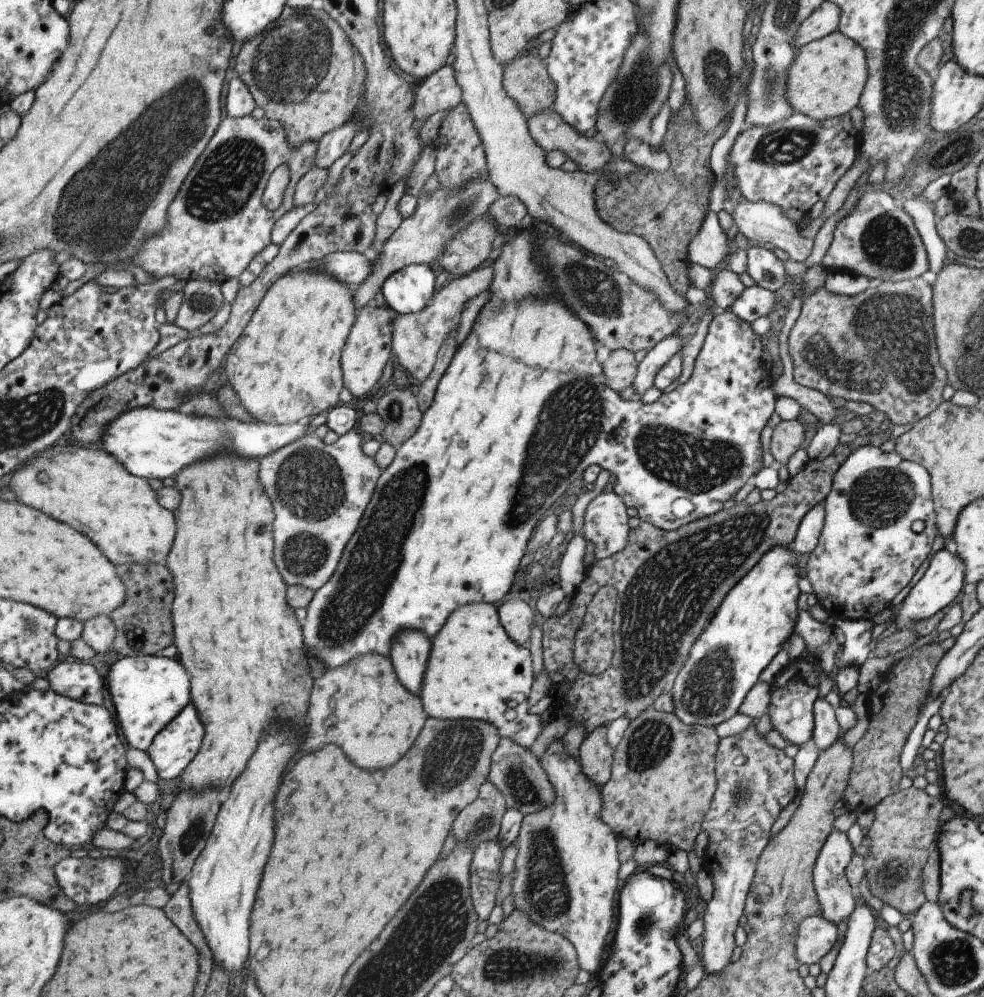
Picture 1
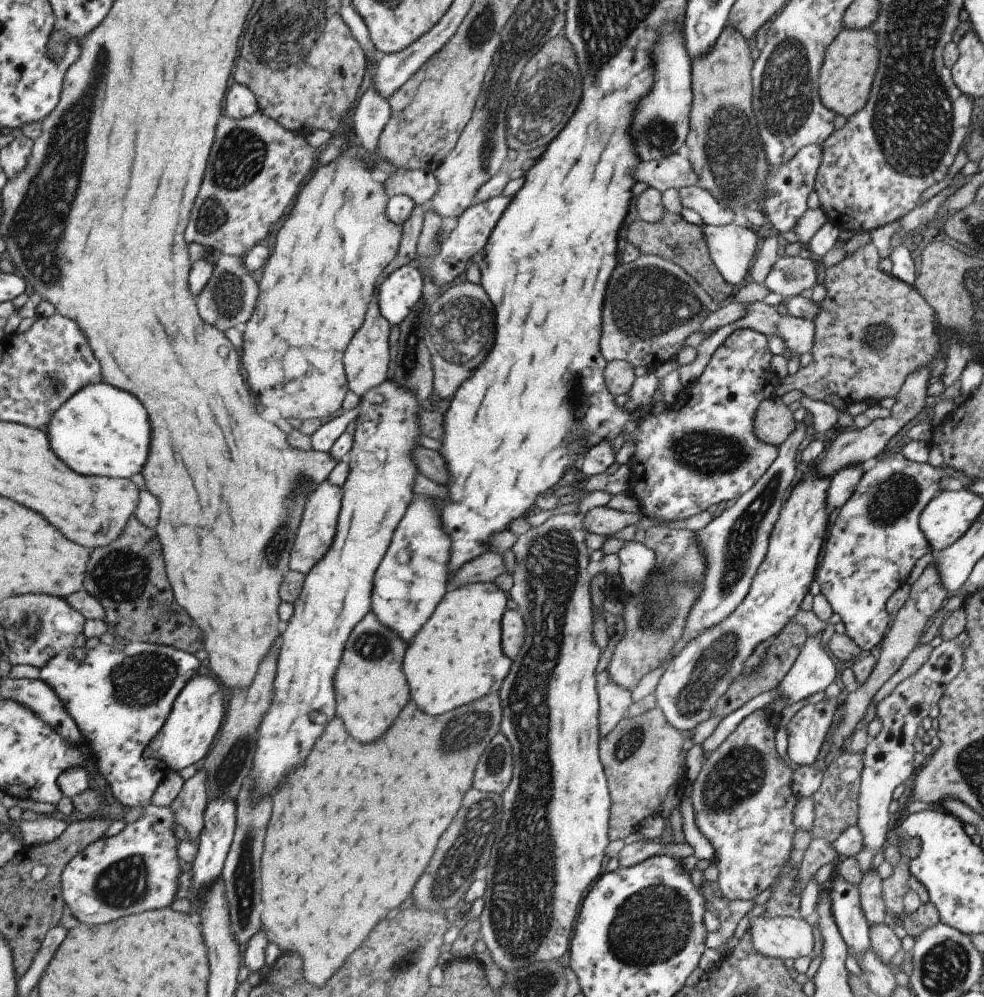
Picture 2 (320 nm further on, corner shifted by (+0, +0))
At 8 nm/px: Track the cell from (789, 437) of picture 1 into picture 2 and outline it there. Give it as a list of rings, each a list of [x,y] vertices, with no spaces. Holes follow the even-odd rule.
[[[779,397],[762,400],[754,412],[754,435],[762,443],[778,447],[795,428],[791,414]]]

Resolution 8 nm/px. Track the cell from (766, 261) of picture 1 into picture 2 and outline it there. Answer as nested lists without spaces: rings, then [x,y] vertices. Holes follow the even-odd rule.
[[[787,255],[778,257],[762,283],[770,292],[781,294],[782,297],[798,295],[816,283],[816,260]]]

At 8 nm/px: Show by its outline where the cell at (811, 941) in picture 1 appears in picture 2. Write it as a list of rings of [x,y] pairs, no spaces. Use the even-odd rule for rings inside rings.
[[[797,916],[752,917],[748,933],[757,953],[780,961],[810,957],[813,948],[811,922]]]

